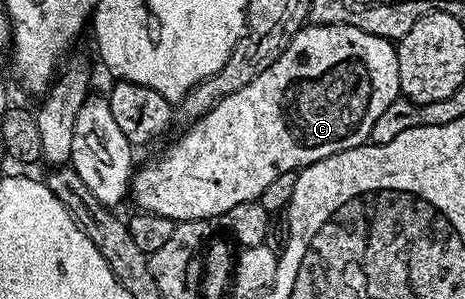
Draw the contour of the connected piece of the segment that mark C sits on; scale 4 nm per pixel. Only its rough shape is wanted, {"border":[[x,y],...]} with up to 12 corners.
{"border":[[305,25],[130,199],[177,223],[365,146],[393,40]]}

